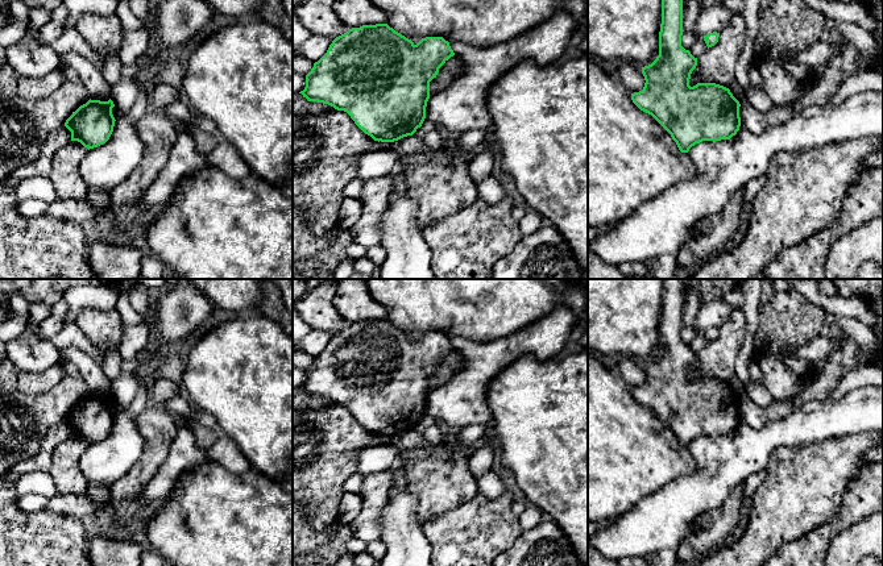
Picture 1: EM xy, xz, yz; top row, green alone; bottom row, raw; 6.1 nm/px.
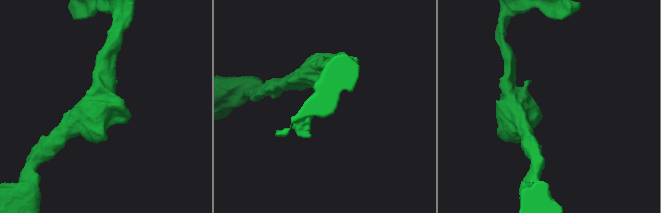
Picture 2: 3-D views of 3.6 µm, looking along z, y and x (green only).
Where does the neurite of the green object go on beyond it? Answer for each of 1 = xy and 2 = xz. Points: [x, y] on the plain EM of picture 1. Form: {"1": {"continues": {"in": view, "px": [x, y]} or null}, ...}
{"1": {"continues": null}, "2": {"continues": null}}

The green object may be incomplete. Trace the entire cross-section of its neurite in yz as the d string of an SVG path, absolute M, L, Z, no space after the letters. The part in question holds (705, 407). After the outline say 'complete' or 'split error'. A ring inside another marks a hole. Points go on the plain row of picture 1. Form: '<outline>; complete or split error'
M664 279L659 350L651 359L642 362L646 378L642 386L631 388L631 395L671 429L681 448L688 448L692 441L702 436L730 434L735 430L741 421L741 399L724 380L716 378L689 380L697 353L681 341L683 326L683 279Z; complete

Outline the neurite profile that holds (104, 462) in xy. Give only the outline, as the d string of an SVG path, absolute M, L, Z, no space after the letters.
M124 409L115 416L109 434L90 444L79 459L79 467L90 484L112 487L141 458L144 437L134 416Z

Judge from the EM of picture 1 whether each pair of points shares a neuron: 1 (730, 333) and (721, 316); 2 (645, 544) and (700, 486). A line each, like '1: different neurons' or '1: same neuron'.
1: different neurons
2: same neuron

